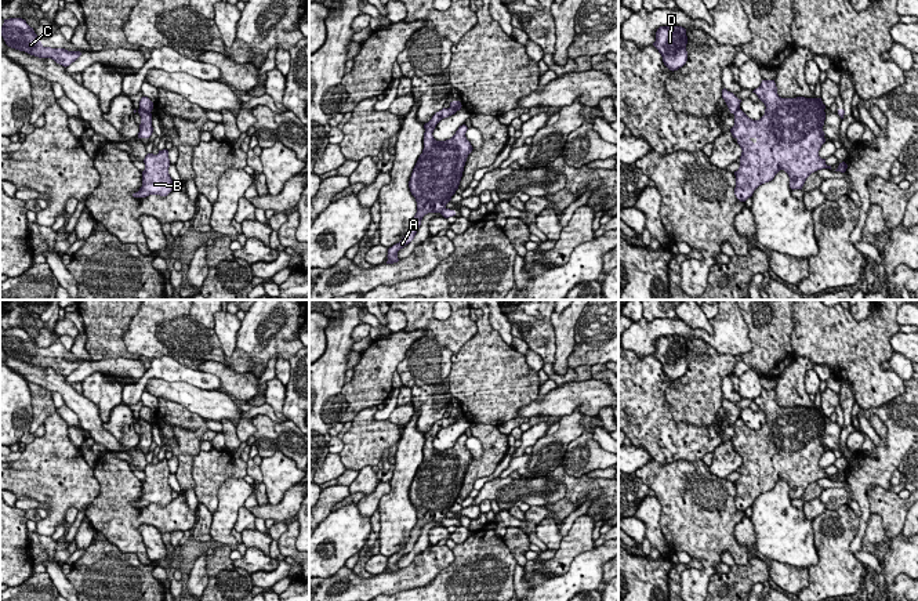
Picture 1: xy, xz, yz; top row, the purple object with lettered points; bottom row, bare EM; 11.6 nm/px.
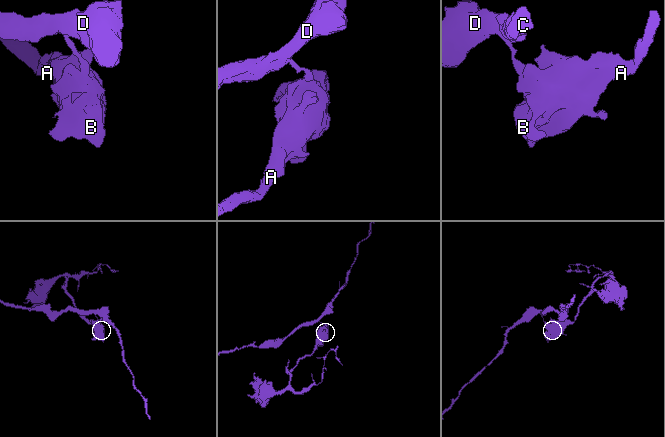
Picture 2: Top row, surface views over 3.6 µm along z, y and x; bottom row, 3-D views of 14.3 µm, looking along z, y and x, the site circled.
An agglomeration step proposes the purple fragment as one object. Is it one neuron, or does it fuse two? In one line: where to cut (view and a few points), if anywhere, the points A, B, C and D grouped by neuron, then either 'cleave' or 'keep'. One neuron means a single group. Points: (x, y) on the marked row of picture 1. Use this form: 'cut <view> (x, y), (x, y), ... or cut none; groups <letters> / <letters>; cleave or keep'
cut xy (140, 108), (149, 113); groups A B / C D; cleave

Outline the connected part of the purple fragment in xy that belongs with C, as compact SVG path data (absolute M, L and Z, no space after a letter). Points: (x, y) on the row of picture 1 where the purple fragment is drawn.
M22 18L4 19L1 36L8 47L39 58L51 58L65 68L81 55L80 51L44 47L33 28L30 28Z

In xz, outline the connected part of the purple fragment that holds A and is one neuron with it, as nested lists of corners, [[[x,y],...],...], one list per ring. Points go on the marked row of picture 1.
[[[443,108],[424,124],[424,149],[409,181],[410,192],[417,202],[417,213],[409,232],[399,243],[388,249],[387,264],[399,261],[398,251],[414,239],[425,214],[440,213],[445,218],[456,216],[456,211],[446,204],[458,189],[467,158],[473,149],[465,137],[468,127],[460,126],[446,141],[436,141],[432,135],[436,124],[456,112],[454,108]]]

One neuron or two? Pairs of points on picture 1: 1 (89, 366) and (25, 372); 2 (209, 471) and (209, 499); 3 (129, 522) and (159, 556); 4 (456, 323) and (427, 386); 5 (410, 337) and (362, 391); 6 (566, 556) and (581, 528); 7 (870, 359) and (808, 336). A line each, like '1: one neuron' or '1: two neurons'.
1: two neurons
2: one neuron
3: two neurons
4: one neuron
5: one neuron
6: one neuron
7: one neuron

